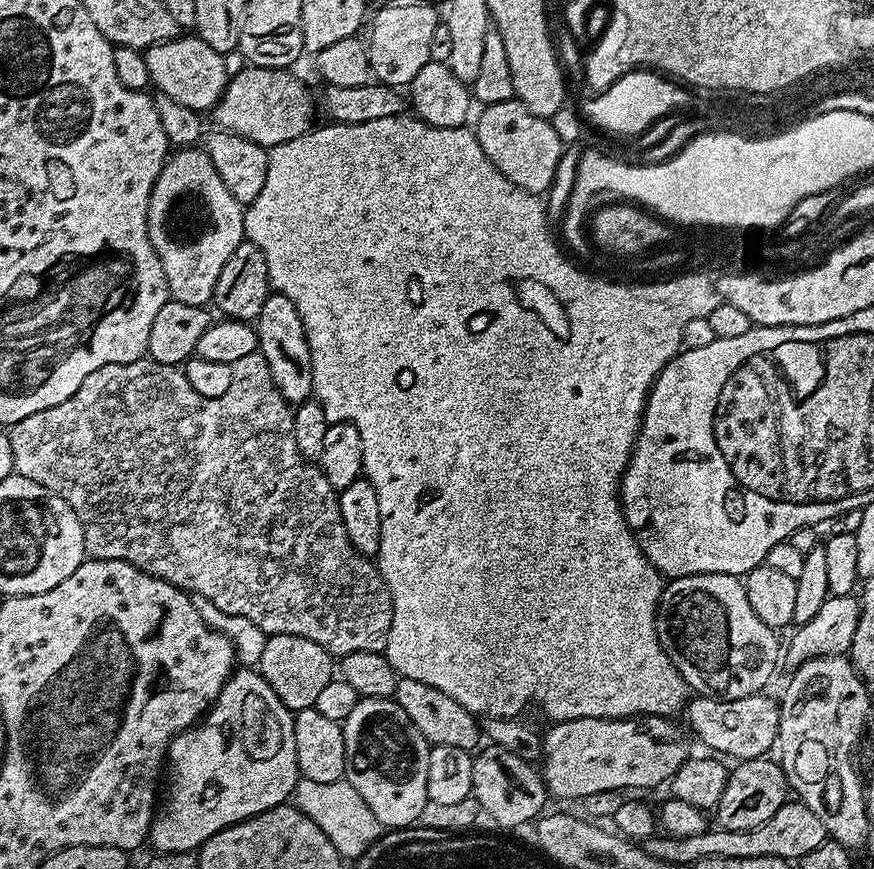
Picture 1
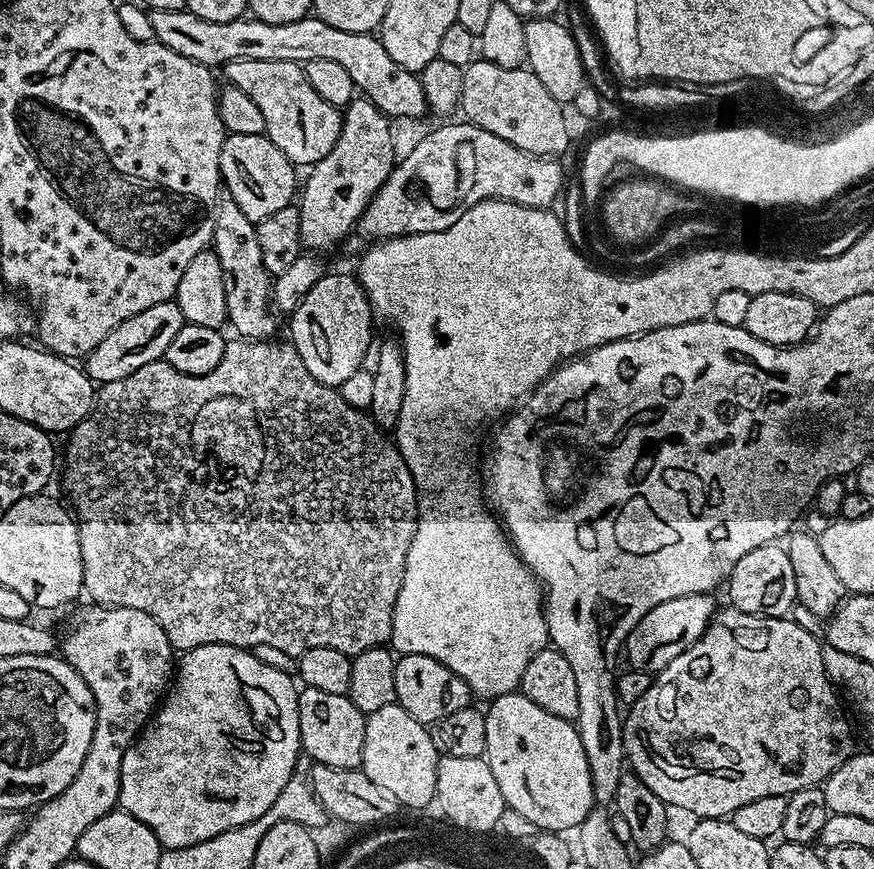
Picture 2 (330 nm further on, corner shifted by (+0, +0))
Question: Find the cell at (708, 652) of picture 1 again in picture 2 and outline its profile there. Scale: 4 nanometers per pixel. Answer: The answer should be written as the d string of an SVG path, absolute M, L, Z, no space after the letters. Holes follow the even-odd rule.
M706 592L702 594L686 594L682 598L670 598L670 602L662 602L662 606L654 606L654 610L647 612L637 622L634 630L628 636L626 641L628 664L633 669L651 674L662 671L671 660L678 658L678 654L682 654L682 650L686 650L691 644L698 642L702 638L702 634L707 630L708 625L712 623L712 618L718 611L718 604L715 604L712 599L713 597Z

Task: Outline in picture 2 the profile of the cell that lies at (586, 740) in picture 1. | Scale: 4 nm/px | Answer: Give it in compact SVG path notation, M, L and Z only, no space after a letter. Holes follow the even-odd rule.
M724 606L713 616L712 623L704 631L702 638L682 650L682 654L678 654L678 658L671 660L662 671L655 673L649 689L638 698L636 704L627 709L622 720L626 764L639 780L646 782L646 786L650 786L654 794L658 794L663 804L673 809L681 808L684 812L693 812L693 817L705 820L728 818L734 810L738 810L738 806L746 806L746 802L771 796L789 797L803 788L823 785L835 768L842 766L842 762L854 755L852 728L844 717L840 700L842 701L842 696L837 685L830 682L826 666L822 666L821 641L816 641L802 625L795 624L792 618L746 614L737 608Z

